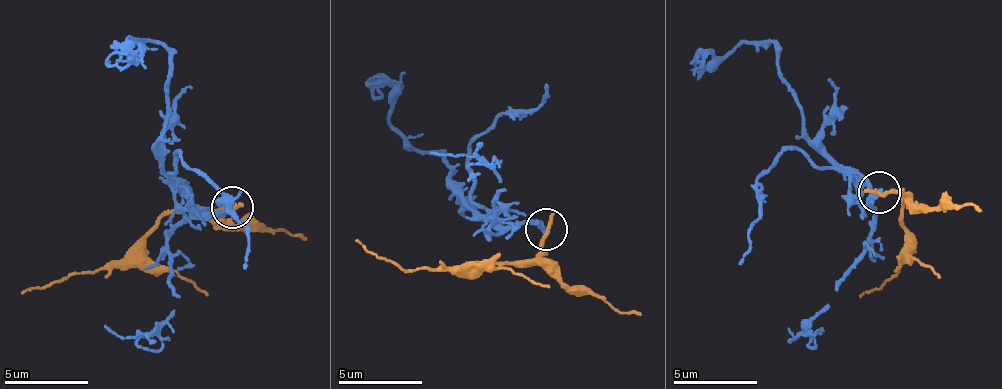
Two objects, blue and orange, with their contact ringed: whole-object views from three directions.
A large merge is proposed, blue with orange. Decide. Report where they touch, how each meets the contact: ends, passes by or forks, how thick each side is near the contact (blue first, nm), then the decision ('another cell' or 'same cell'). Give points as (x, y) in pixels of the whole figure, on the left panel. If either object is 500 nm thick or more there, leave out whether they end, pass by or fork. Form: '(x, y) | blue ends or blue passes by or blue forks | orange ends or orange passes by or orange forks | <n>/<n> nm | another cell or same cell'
(232, 207) | blue ends | orange ends | 360/300 nm | another cell

